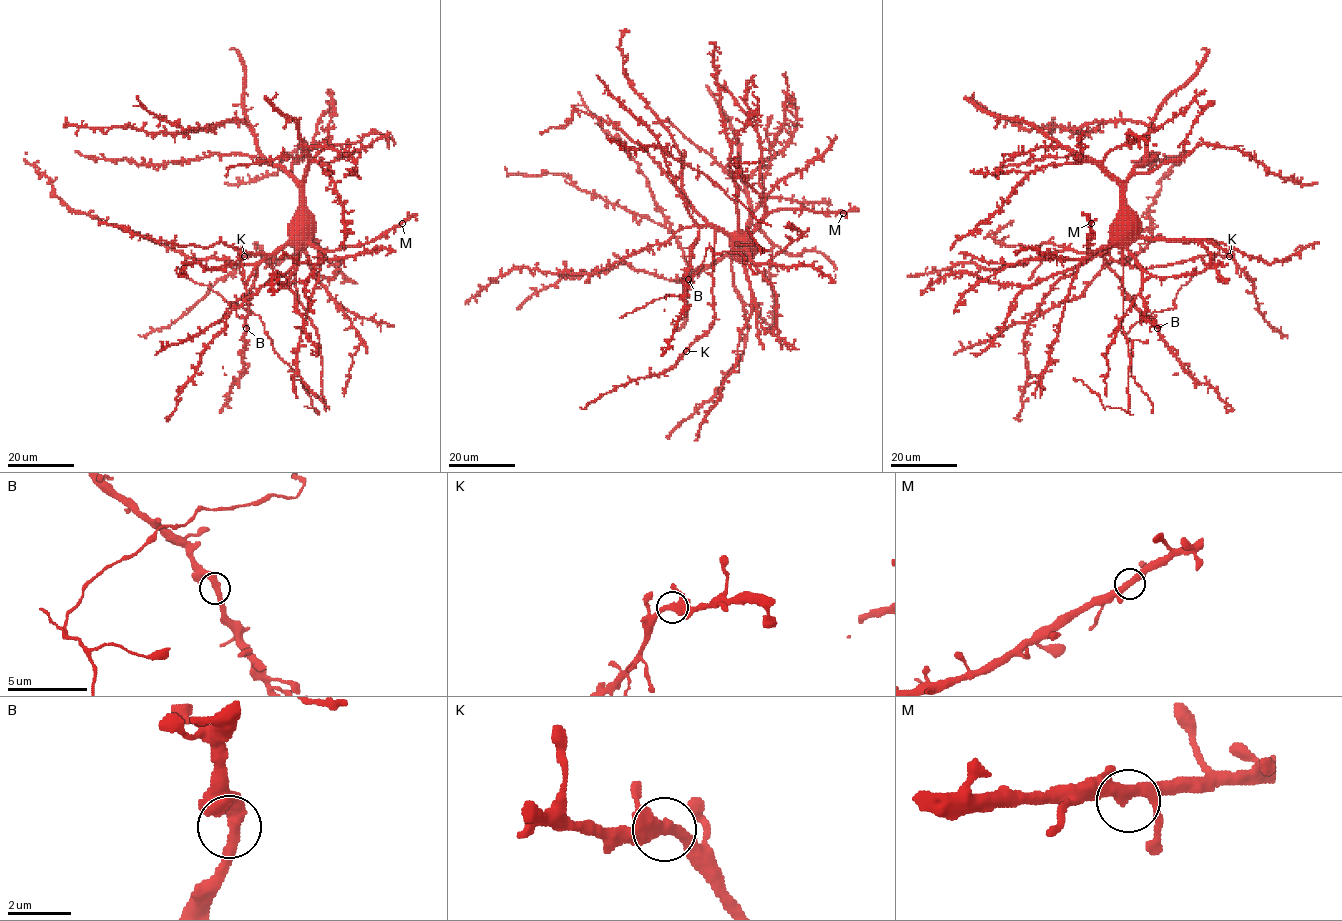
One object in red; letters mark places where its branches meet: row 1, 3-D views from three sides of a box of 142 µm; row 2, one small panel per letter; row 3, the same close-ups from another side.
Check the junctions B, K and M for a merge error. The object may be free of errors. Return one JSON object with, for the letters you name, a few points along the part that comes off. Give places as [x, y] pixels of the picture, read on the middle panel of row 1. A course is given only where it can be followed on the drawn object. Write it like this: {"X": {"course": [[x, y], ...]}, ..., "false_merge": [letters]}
{"false_merge": []}

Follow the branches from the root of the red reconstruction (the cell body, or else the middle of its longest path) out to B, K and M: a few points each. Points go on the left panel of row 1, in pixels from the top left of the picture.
B: (301, 228), (300, 236), (293, 236), (258, 265), (249, 294), (246, 328)
K: (301, 228), (301, 235), (293, 236), (275, 255), (271, 268), (270, 255), (245, 255)
M: (301, 228), (301, 234), (309, 243), (334, 250), (372, 242), (402, 223)

